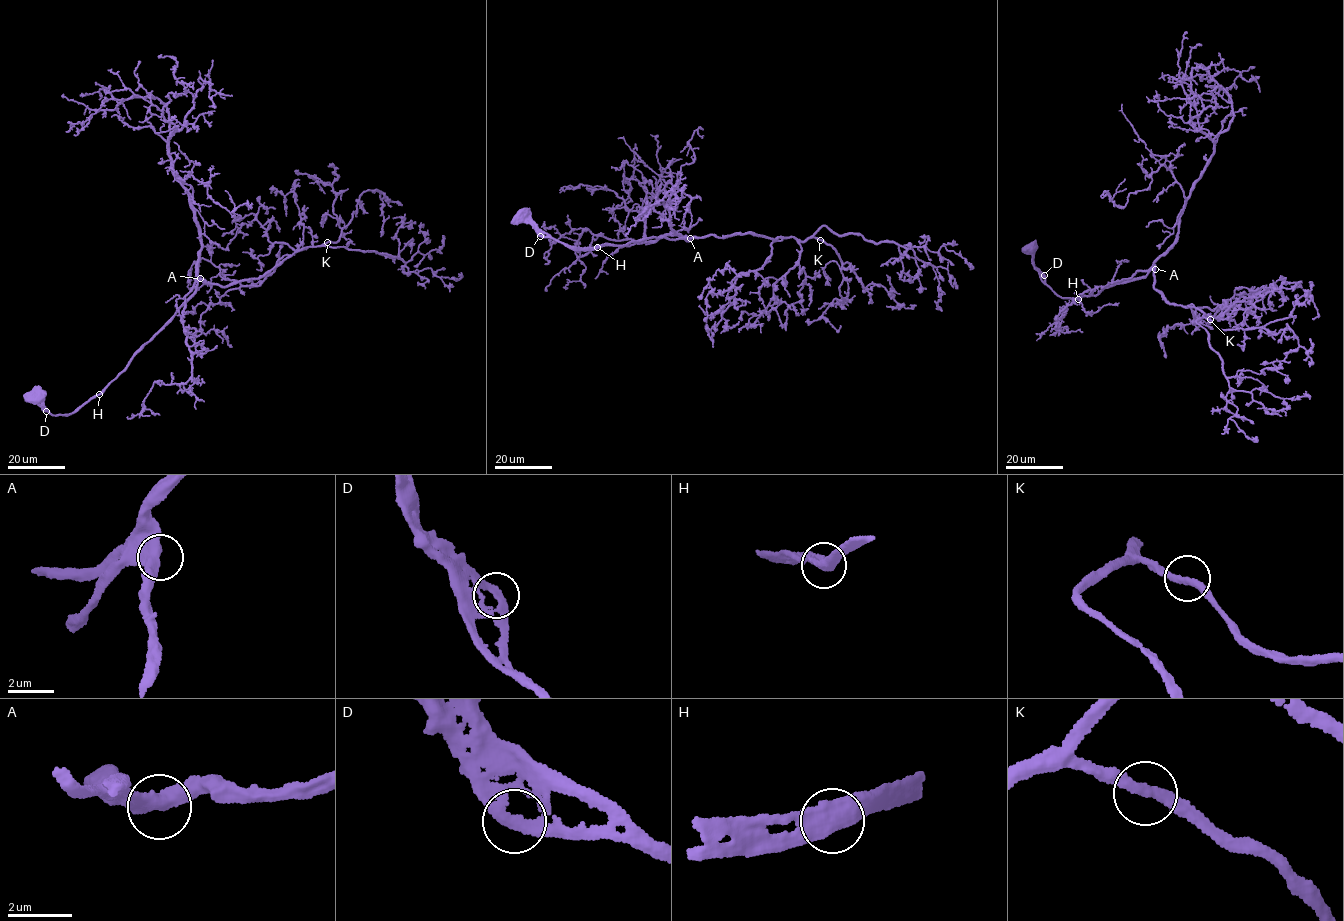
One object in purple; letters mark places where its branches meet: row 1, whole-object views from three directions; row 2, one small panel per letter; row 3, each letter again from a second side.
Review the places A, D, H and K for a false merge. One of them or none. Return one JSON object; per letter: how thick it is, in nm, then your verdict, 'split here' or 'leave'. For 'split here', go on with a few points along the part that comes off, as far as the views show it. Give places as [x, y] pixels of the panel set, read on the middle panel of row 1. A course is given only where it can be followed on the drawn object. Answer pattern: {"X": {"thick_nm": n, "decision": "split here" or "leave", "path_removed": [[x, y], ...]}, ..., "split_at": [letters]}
{"A": {"thick_nm": 500, "decision": "leave"}, "D": {"thick_nm": 280, "decision": "leave"}, "H": {"thick_nm": 440, "decision": "leave"}, "K": {"thick_nm": 300, "decision": "leave"}, "split_at": []}

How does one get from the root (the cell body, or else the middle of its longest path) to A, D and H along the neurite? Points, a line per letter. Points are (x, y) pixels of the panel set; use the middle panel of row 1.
A: (524, 214), (526, 211), (551, 237), (583, 248), (622, 245), (652, 236), (690, 238)
D: (524, 214), (526, 211), (540, 236)
H: (524, 214), (526, 211), (540, 230), (559, 241), (583, 248), (597, 247)

